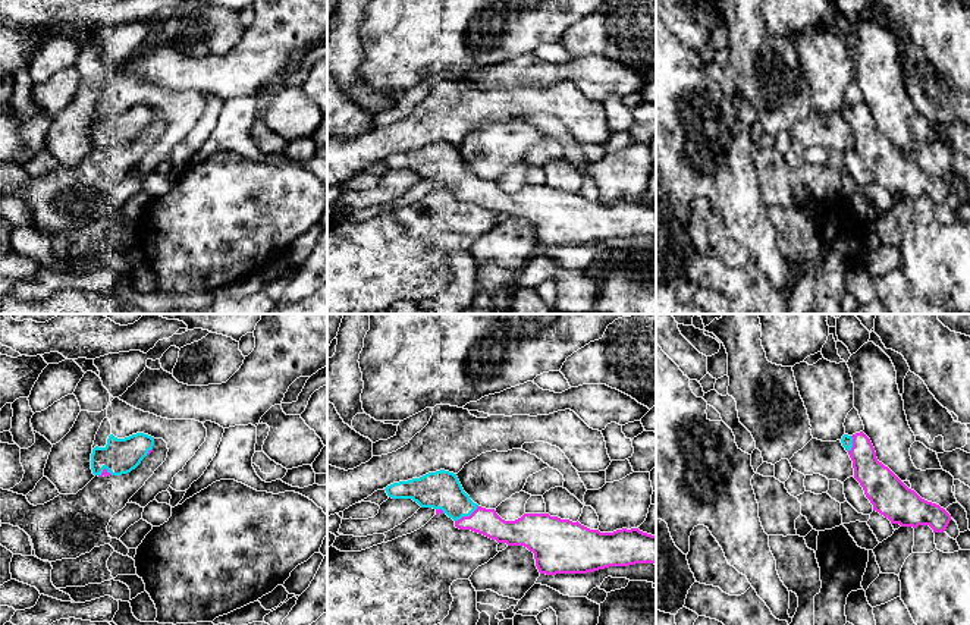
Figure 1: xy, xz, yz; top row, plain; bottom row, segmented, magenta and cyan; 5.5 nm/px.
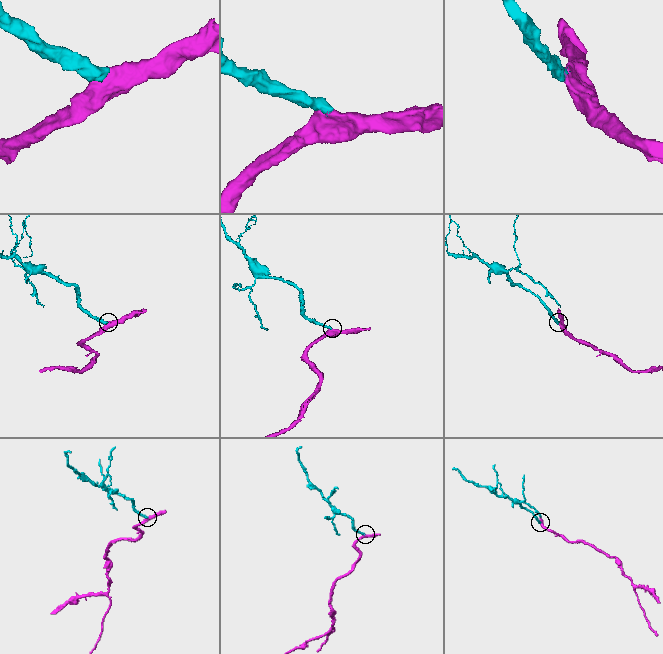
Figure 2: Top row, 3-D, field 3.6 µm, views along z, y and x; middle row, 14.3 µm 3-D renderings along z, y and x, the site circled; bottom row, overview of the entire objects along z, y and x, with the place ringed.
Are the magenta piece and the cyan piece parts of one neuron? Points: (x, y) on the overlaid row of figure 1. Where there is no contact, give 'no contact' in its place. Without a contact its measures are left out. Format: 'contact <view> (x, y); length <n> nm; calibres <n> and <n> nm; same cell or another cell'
contact xz (467, 517); length 160 nm; calibres 140 and 200 nm; same cell

